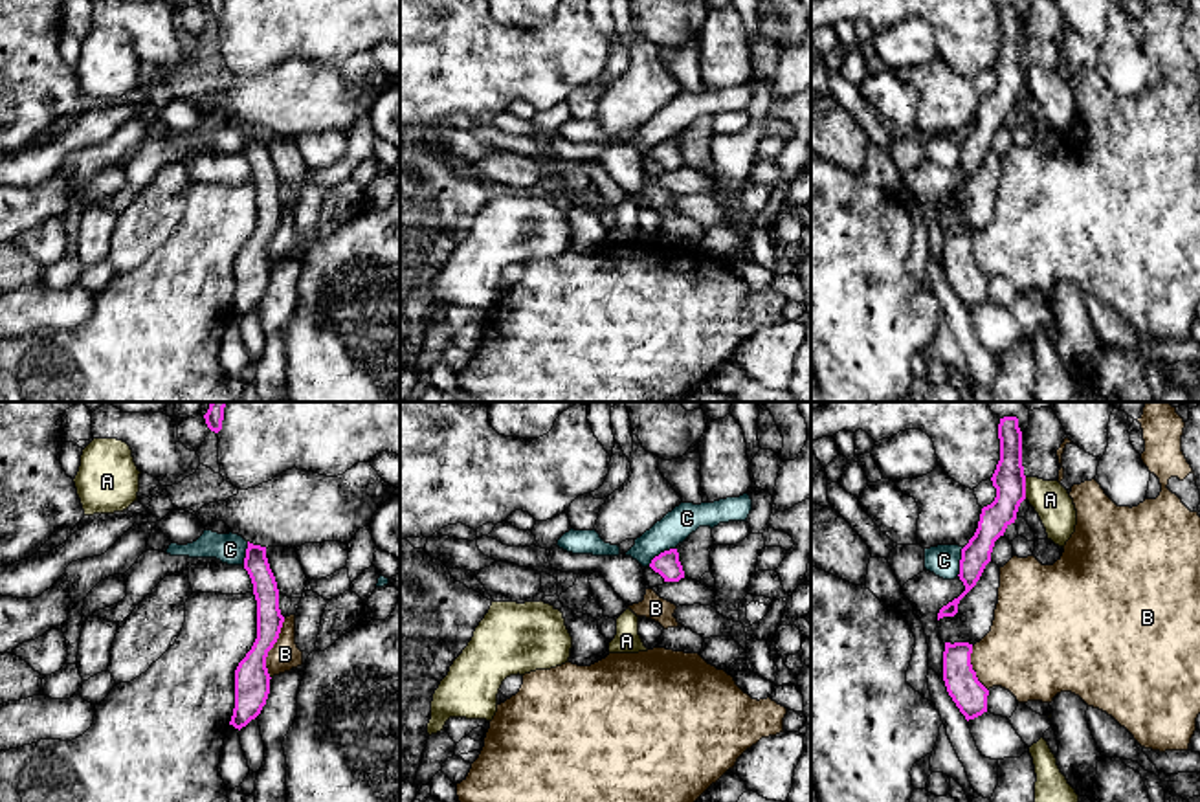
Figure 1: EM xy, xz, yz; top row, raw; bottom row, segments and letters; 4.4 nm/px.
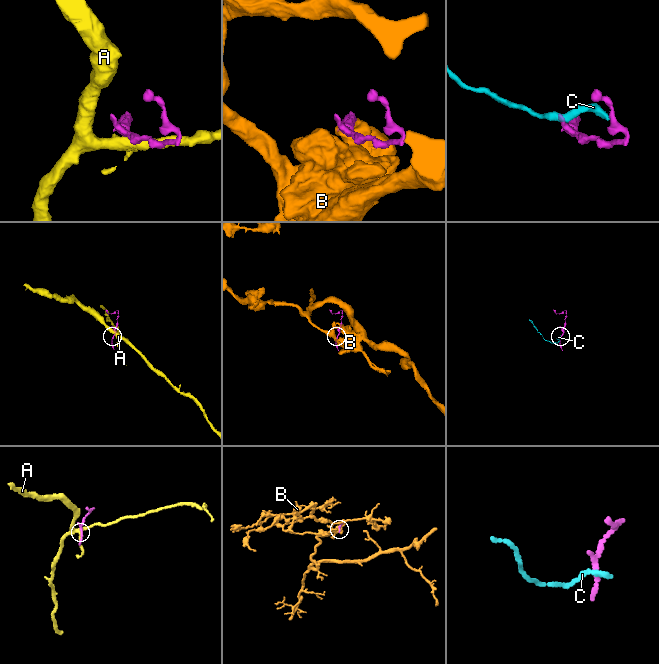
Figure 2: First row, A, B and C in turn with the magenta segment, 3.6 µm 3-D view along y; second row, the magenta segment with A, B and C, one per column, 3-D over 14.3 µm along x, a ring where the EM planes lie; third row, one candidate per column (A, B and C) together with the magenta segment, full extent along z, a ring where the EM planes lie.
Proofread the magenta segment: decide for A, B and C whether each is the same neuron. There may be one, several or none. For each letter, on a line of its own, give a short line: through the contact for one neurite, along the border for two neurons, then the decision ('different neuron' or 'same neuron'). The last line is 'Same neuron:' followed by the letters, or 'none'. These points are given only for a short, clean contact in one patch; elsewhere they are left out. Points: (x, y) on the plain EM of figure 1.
A: yz (1024, 66), (1026, 87) | different neuron
B: xy (285, 208), (279, 226), (266, 246), (270, 267) | different neuron
C: xz (676, 136), (661, 140), (648, 155) | different neuron
Same neuron: none

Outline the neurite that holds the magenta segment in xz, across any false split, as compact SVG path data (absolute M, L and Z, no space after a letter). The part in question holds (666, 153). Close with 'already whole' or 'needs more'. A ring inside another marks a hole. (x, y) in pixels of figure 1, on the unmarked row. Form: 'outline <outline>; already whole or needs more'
outline M677 138L661 141L651 149L650 156L659 162L664 171L679 171L681 167L684 167Z; already whole

